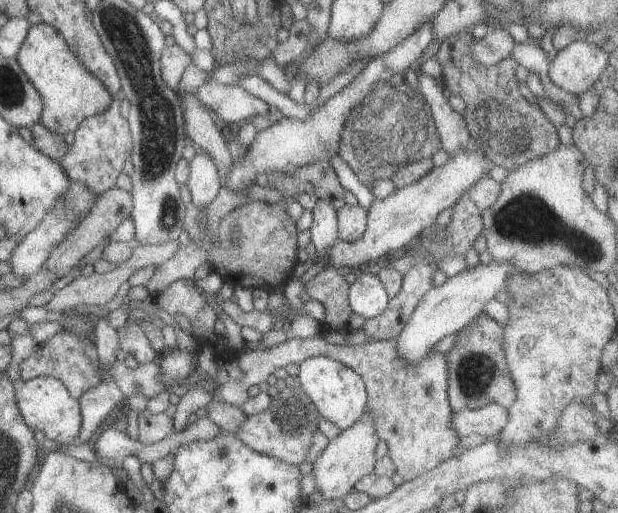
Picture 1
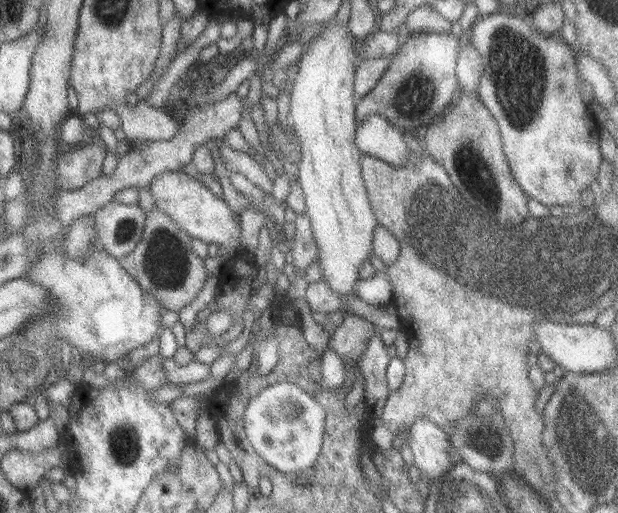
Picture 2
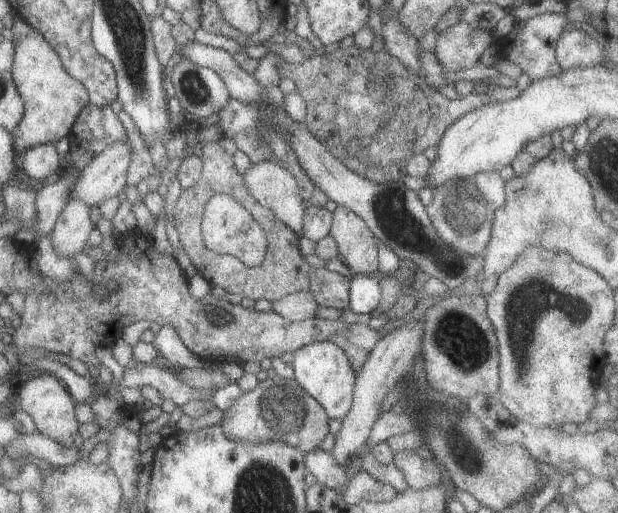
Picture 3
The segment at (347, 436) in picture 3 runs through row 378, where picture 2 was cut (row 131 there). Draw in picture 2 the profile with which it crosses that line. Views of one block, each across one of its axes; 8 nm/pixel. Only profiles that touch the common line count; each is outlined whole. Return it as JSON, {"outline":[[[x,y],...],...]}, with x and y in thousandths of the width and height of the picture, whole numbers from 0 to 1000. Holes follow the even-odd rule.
{"outline":[[[599,222],[576,244],[573,281],[583,300],[638,326],[649,324],[662,300],[650,259],[615,222]]]}

